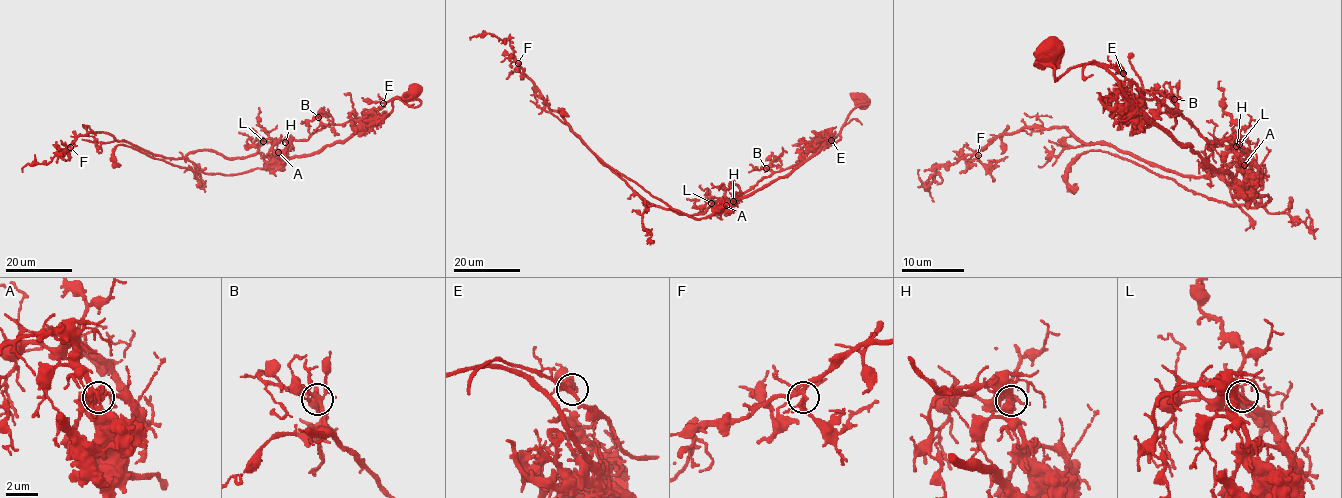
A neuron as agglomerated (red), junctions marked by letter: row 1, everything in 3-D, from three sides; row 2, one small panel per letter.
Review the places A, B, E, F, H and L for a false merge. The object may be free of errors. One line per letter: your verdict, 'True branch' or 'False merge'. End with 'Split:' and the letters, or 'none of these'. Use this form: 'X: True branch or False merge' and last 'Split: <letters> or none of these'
A: False merge
B: True branch
E: True branch
F: True branch
H: True branch
L: True branch
Split: A

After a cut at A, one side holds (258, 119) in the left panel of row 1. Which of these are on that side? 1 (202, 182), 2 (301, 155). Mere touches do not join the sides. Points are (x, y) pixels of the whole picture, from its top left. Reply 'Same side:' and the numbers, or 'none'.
Same side: 1

